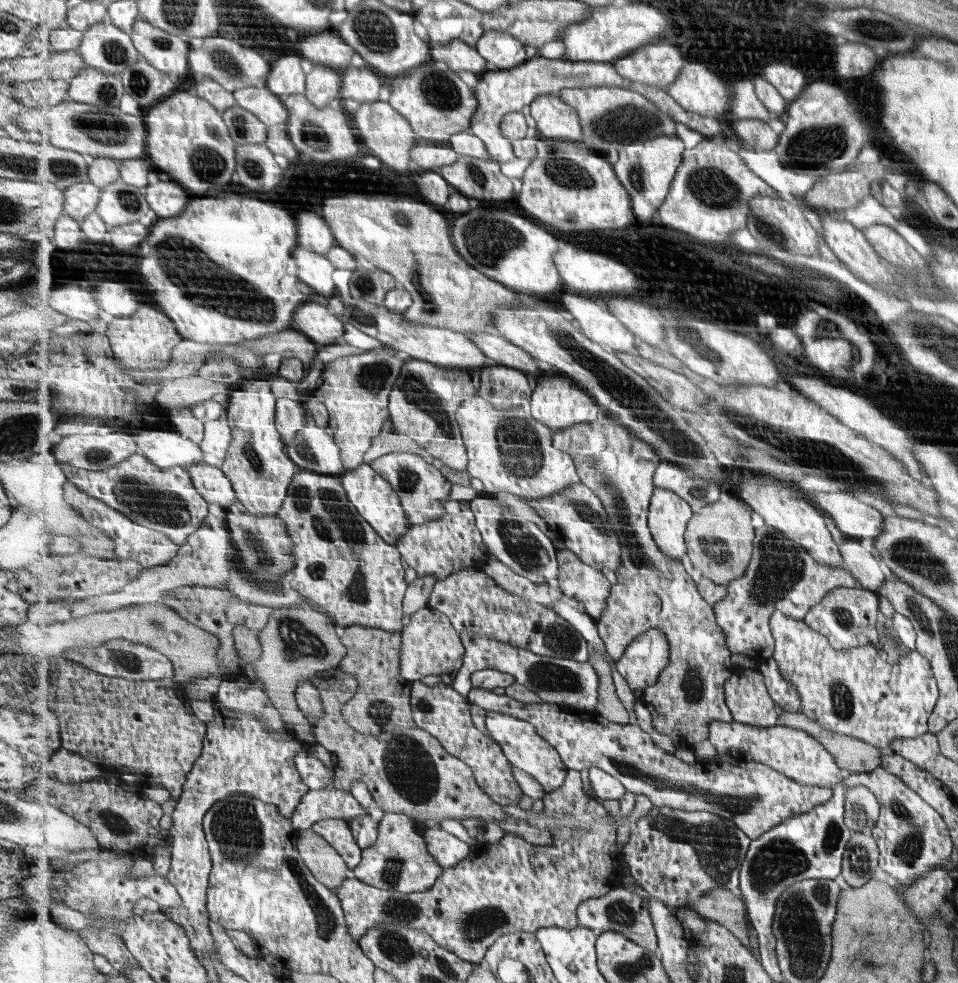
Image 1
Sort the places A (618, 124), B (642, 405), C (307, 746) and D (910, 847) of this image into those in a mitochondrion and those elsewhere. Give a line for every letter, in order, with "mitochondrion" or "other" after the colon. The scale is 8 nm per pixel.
A: mitochondrion
B: mitochondrion
C: other
D: mitochondrion

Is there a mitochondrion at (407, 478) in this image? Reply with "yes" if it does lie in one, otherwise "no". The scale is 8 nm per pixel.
yes

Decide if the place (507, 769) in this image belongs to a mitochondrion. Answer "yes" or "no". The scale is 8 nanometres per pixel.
no

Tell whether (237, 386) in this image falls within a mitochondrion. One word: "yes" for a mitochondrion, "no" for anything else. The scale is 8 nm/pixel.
no

